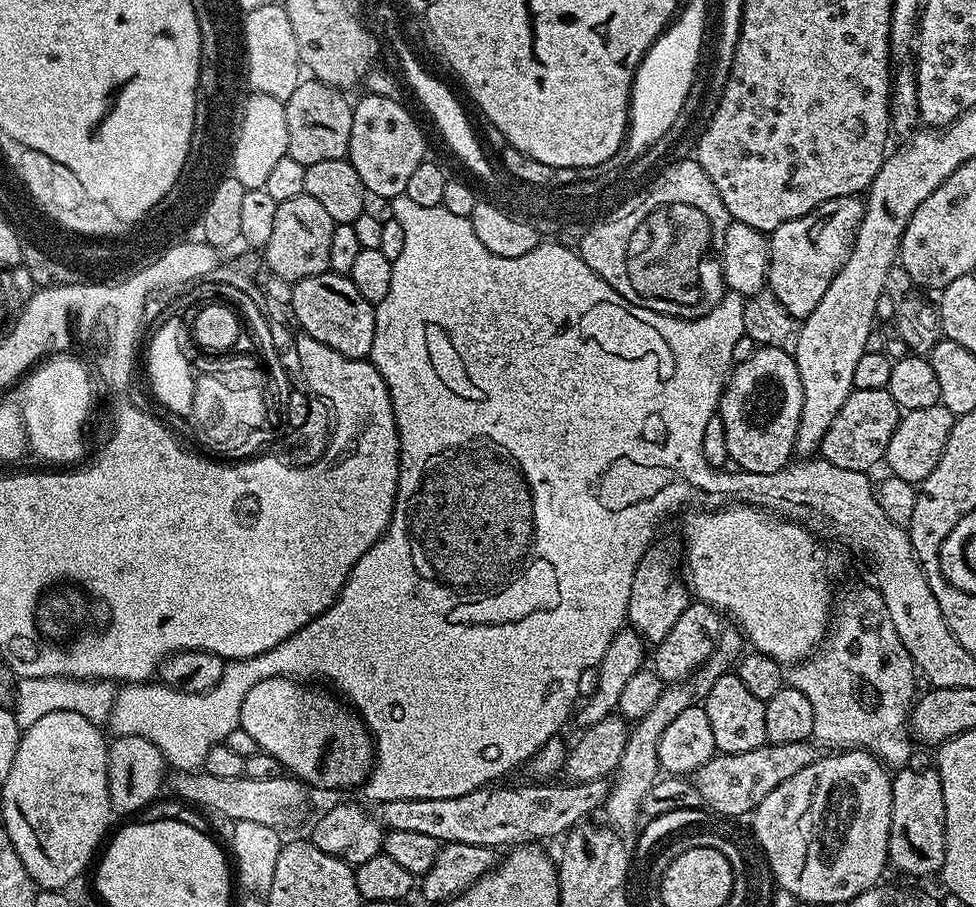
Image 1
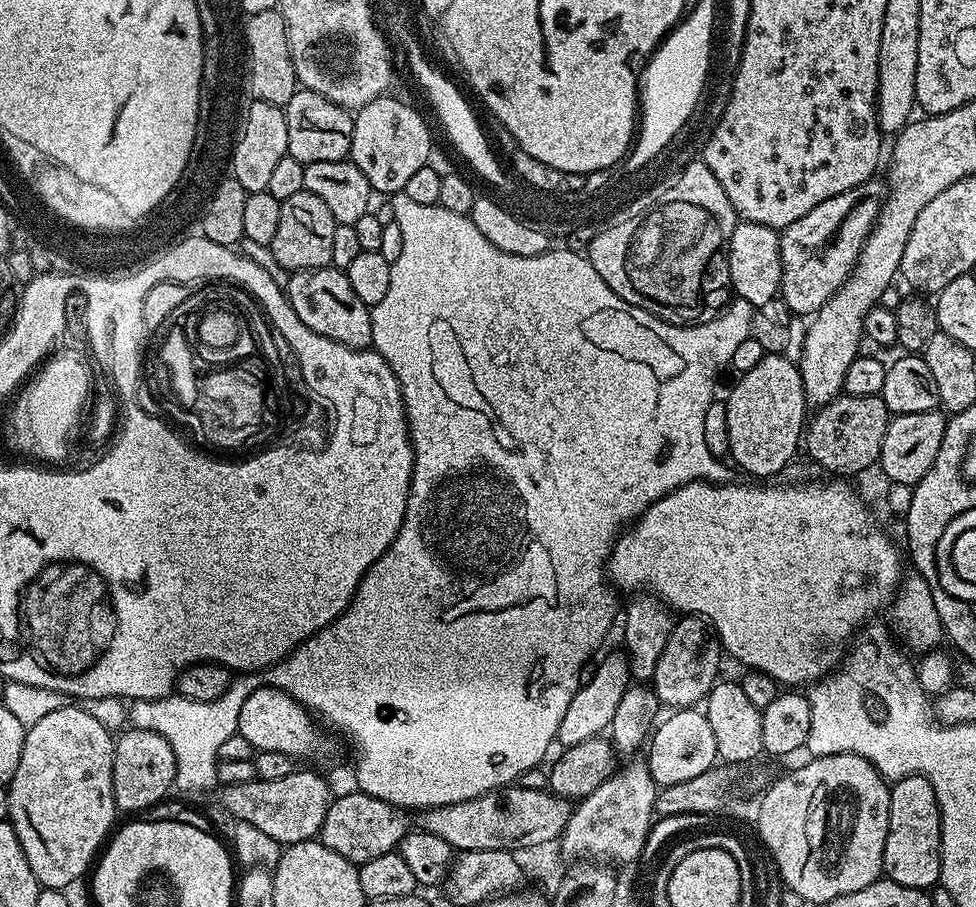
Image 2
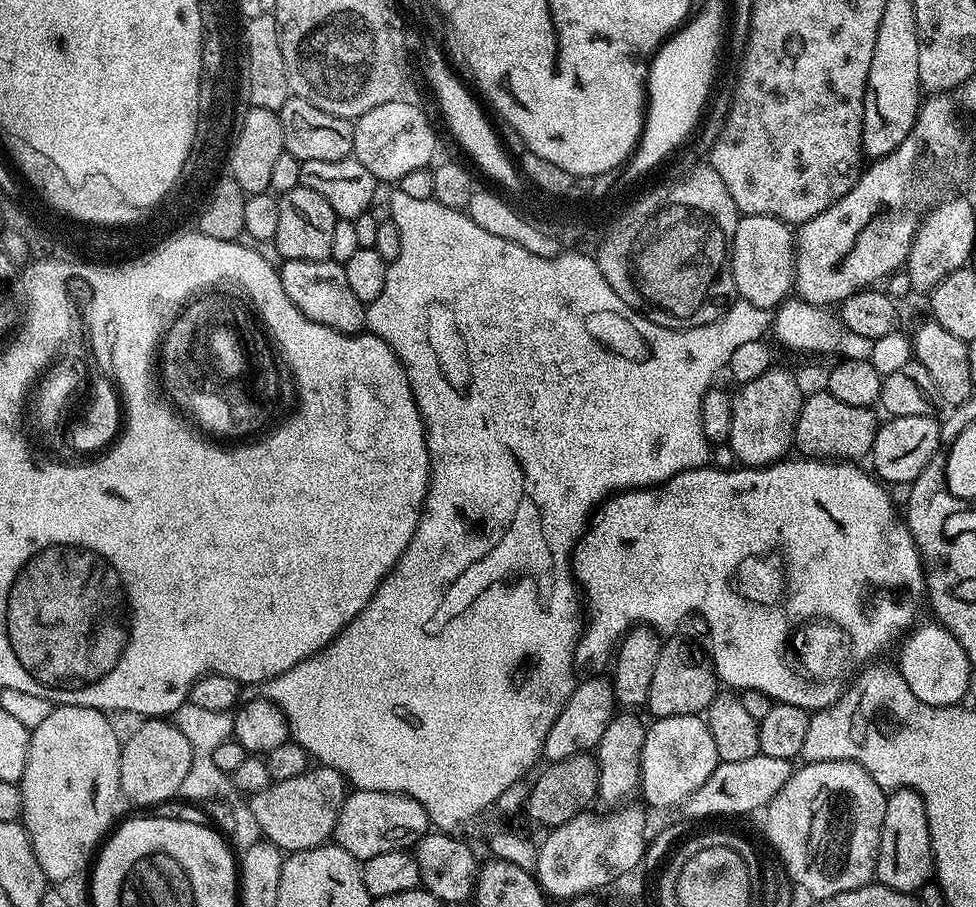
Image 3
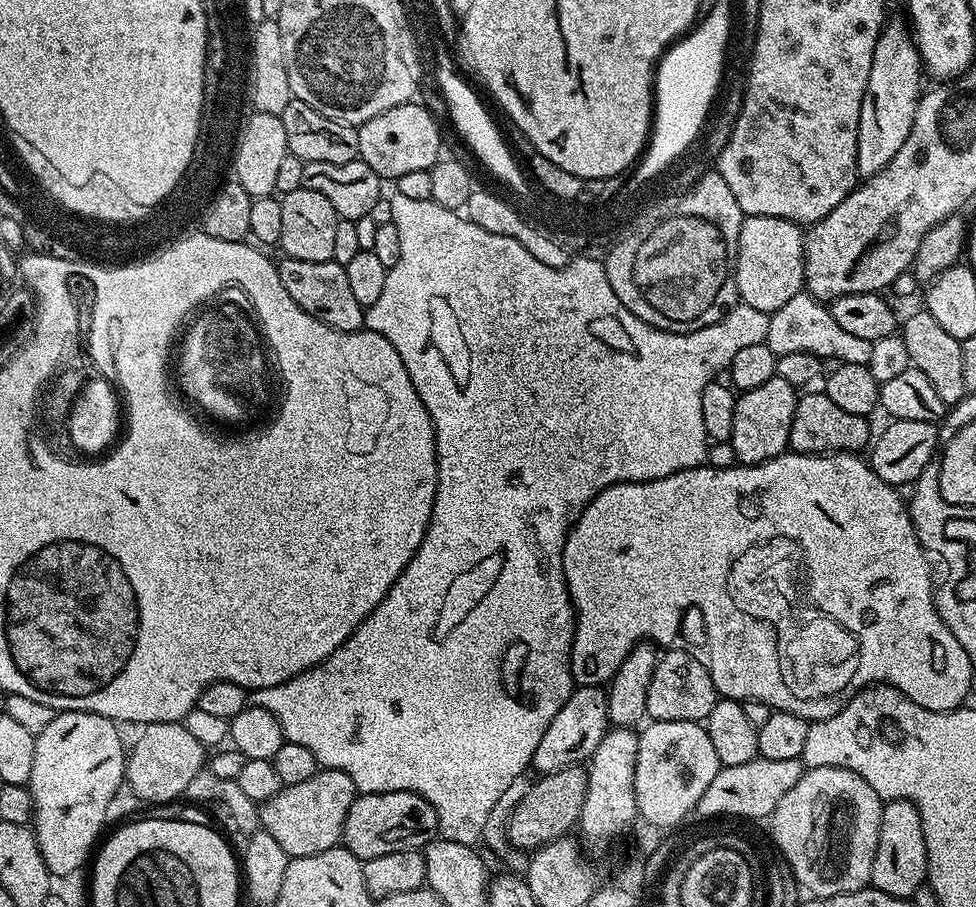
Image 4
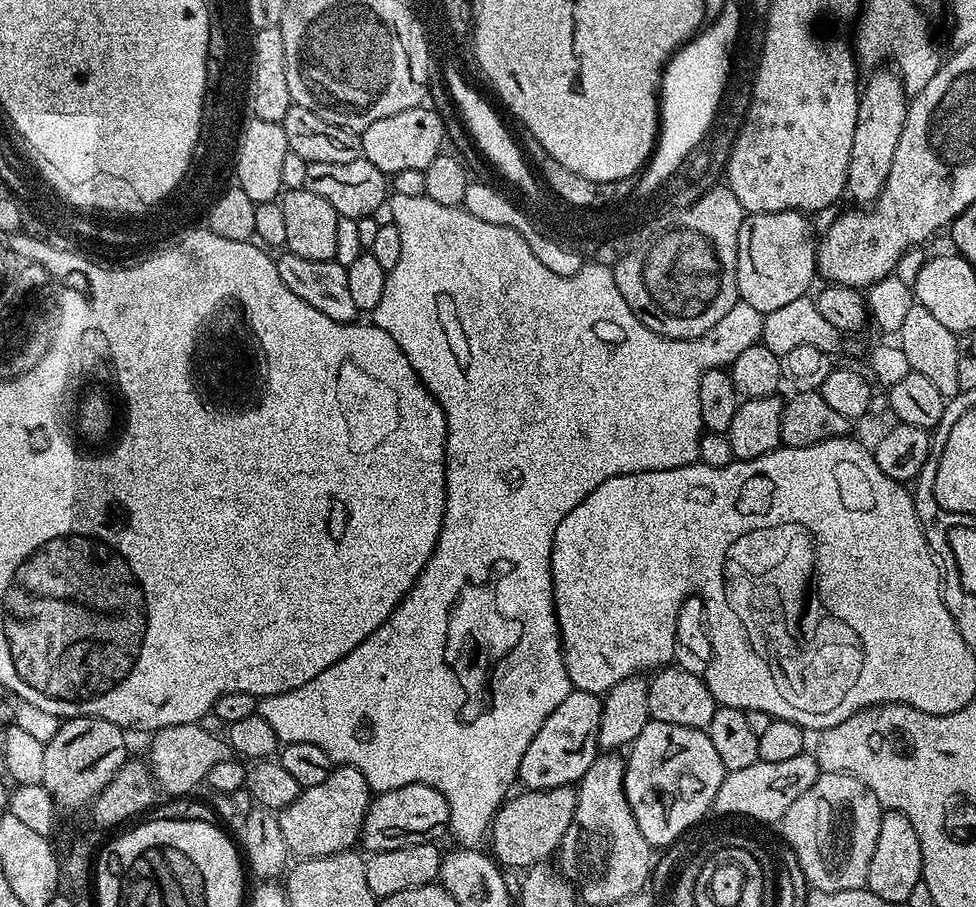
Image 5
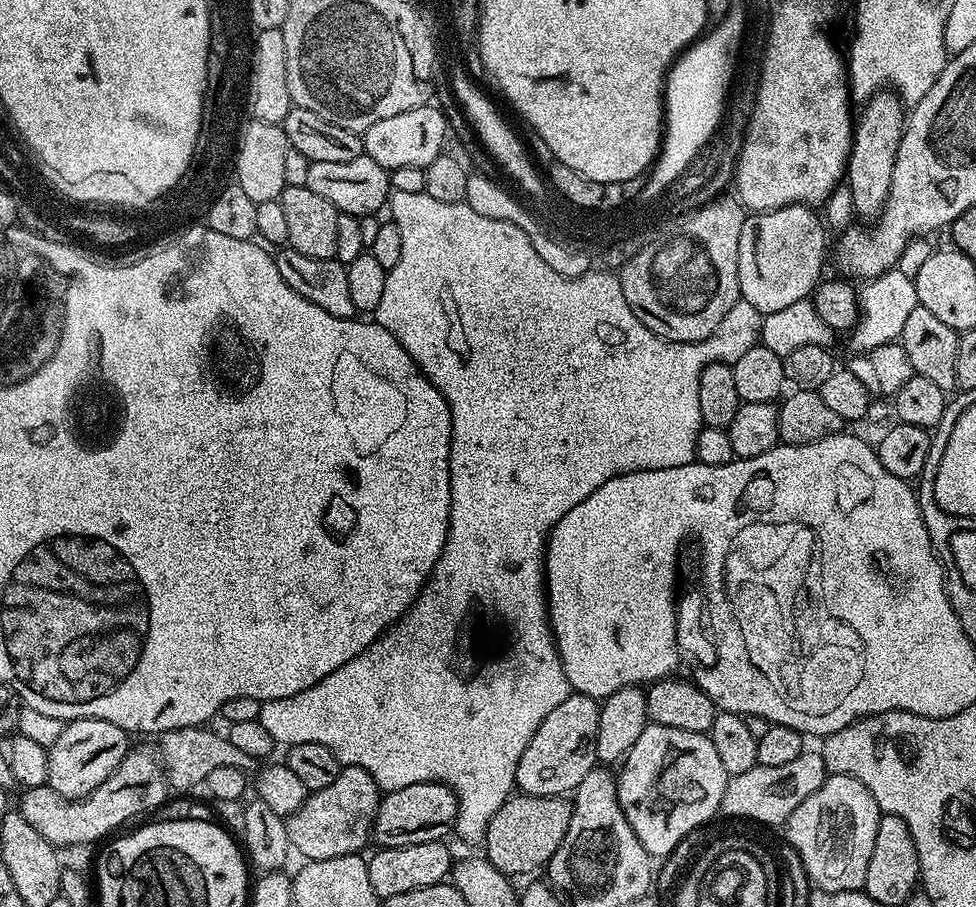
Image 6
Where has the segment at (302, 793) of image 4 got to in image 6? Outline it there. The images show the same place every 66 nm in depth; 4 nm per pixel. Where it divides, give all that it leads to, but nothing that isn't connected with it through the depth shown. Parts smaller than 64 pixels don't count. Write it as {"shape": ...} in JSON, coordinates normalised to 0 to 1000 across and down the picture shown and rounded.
{"shape":[[[364,845],[349,846],[346,858],[342,858],[338,867],[330,867],[330,871],[316,877],[306,893],[294,901],[295,929],[302,938],[304,935],[311,943],[313,949],[366,943],[370,938],[369,934],[381,922],[381,907],[385,904],[390,881],[390,871],[378,851]]]}

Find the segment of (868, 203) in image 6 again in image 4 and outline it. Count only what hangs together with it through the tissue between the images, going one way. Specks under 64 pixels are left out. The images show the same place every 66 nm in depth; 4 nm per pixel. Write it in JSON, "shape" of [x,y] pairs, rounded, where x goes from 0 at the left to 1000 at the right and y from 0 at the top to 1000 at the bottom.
{"shape":[[[911,21],[907,25],[893,56],[891,86],[883,108],[879,135],[877,193],[881,196],[894,194],[905,187],[916,170],[924,165],[924,157],[932,152],[932,139],[936,139],[936,126],[945,105],[945,73],[931,28],[923,22]]]}

